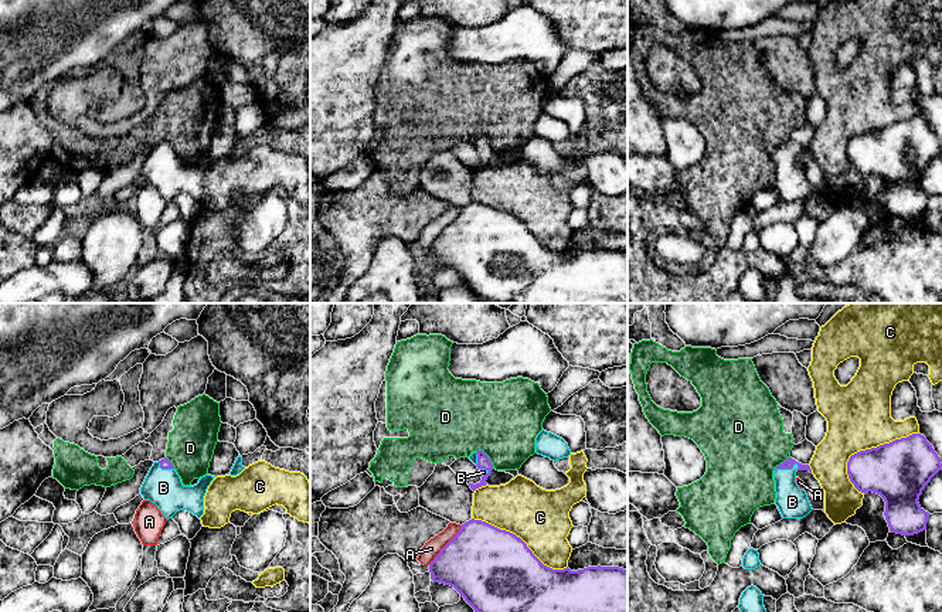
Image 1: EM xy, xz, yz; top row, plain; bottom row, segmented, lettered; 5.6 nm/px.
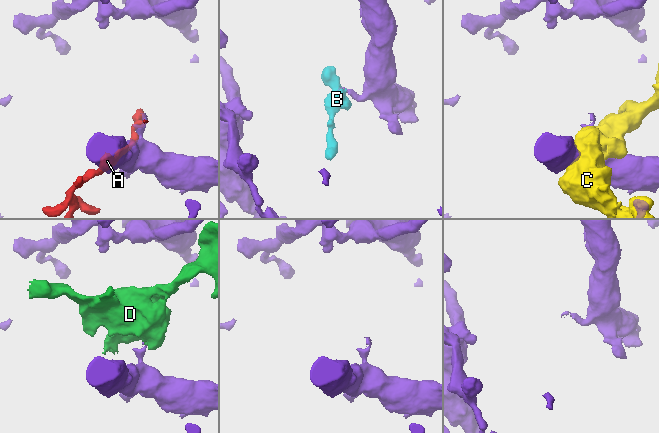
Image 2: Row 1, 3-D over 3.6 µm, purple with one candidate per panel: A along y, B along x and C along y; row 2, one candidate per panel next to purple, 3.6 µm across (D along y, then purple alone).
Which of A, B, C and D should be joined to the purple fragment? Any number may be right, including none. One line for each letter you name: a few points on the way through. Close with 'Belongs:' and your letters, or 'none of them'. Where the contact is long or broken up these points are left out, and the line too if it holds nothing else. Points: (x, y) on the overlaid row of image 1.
B: across yz (789, 462), (786, 468), (786, 490), (792, 502)
Belongs: B

